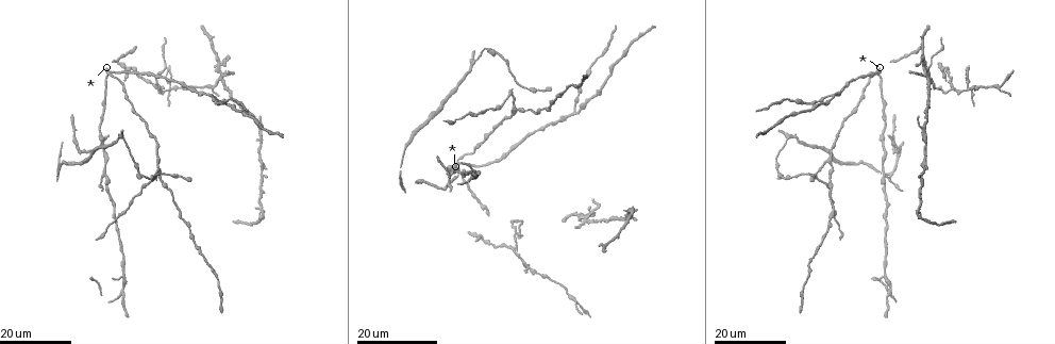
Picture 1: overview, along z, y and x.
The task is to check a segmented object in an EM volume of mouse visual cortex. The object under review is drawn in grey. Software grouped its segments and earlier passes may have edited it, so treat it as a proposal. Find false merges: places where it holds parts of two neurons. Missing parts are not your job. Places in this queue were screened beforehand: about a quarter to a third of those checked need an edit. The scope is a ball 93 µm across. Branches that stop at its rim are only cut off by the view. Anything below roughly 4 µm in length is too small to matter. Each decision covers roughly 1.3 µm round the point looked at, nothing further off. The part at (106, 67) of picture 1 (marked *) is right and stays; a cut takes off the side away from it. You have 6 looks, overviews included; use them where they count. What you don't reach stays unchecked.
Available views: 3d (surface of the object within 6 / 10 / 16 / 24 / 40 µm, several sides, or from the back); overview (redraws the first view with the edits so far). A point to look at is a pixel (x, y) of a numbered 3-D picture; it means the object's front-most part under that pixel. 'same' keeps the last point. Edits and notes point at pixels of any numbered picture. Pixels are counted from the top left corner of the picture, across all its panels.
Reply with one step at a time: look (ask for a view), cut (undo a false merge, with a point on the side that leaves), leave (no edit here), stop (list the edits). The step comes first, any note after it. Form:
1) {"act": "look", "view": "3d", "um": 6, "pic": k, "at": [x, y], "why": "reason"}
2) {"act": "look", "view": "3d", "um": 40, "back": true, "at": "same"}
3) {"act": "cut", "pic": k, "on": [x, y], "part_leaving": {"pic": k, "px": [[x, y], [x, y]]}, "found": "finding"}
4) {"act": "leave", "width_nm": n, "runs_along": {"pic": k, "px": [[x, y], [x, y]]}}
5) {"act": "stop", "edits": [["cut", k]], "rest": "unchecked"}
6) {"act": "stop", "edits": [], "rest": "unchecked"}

{"act": "look", "view": "3d", "um": 16, "pic": 1, "at": [953, 90], "why": "looks like a crossing"}

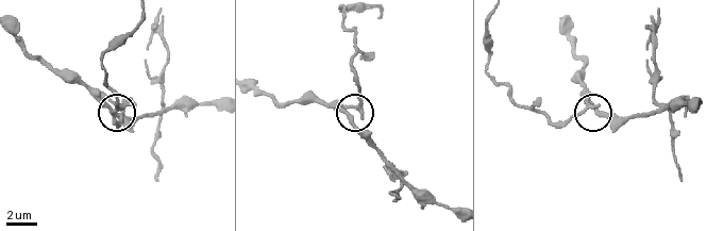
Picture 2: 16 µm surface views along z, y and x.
{"act": "look", "view": "3d", "um": 10, "pic": 2, "at": [348, 113]}

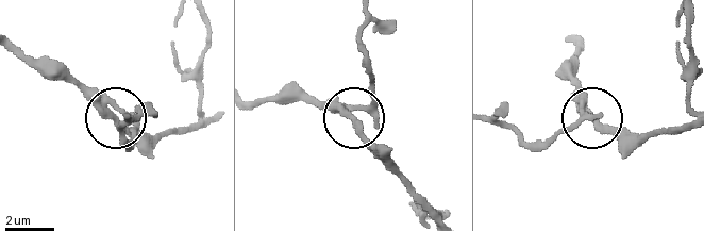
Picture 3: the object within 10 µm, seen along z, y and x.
{"act": "cut", "pic": 3, "on": [371, 105], "width_nm": 260, "part_leaving": {"pic": 3, "px": [[340, 111], [363, 109], [369, 98], [363, 18]]}, "found": "two neurons meet here"}

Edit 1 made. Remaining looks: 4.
{"act": "look", "view": "overview"}

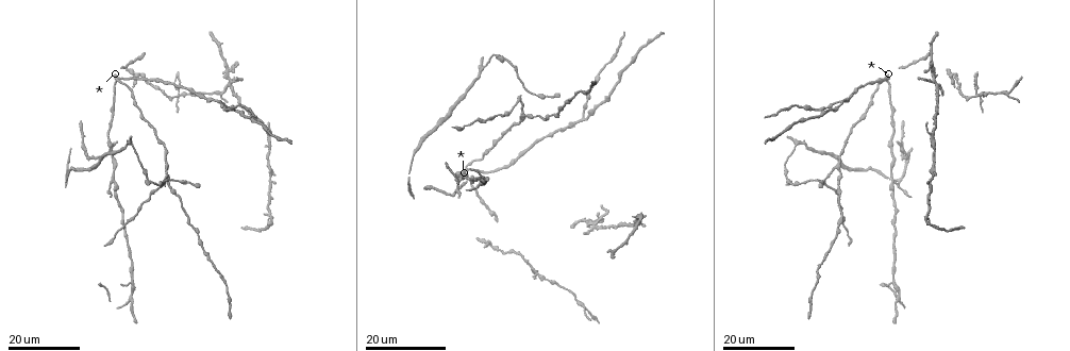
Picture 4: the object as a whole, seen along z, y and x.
{"act": "look", "view": "3d", "um": 16, "pic": 4, "at": [978, 95], "why": "four-way junction"}

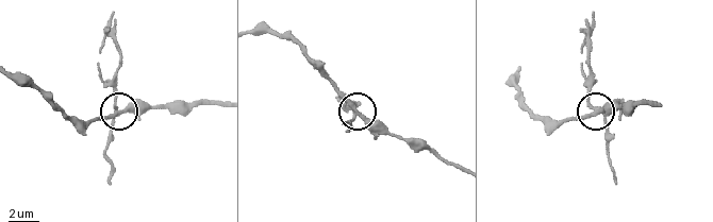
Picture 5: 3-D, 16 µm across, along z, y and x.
{"act": "look", "view": "3d", "um": 6, "pic": 5, "at": [592, 107]}

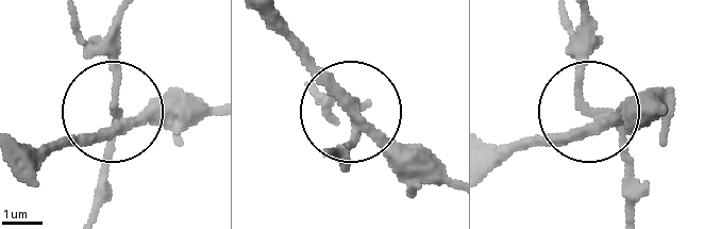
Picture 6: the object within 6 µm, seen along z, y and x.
{"act": "cut", "pic": 6, "on": [115, 63], "part_leaving": {"pic": 6, "px": [[112, 116], [116, 14]]}, "found": "a second neuron is stuck on"}

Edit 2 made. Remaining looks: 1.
{"act": "stop", "edits": [["cut", 3], ["cut", 6]], "rest": "unchecked"}

